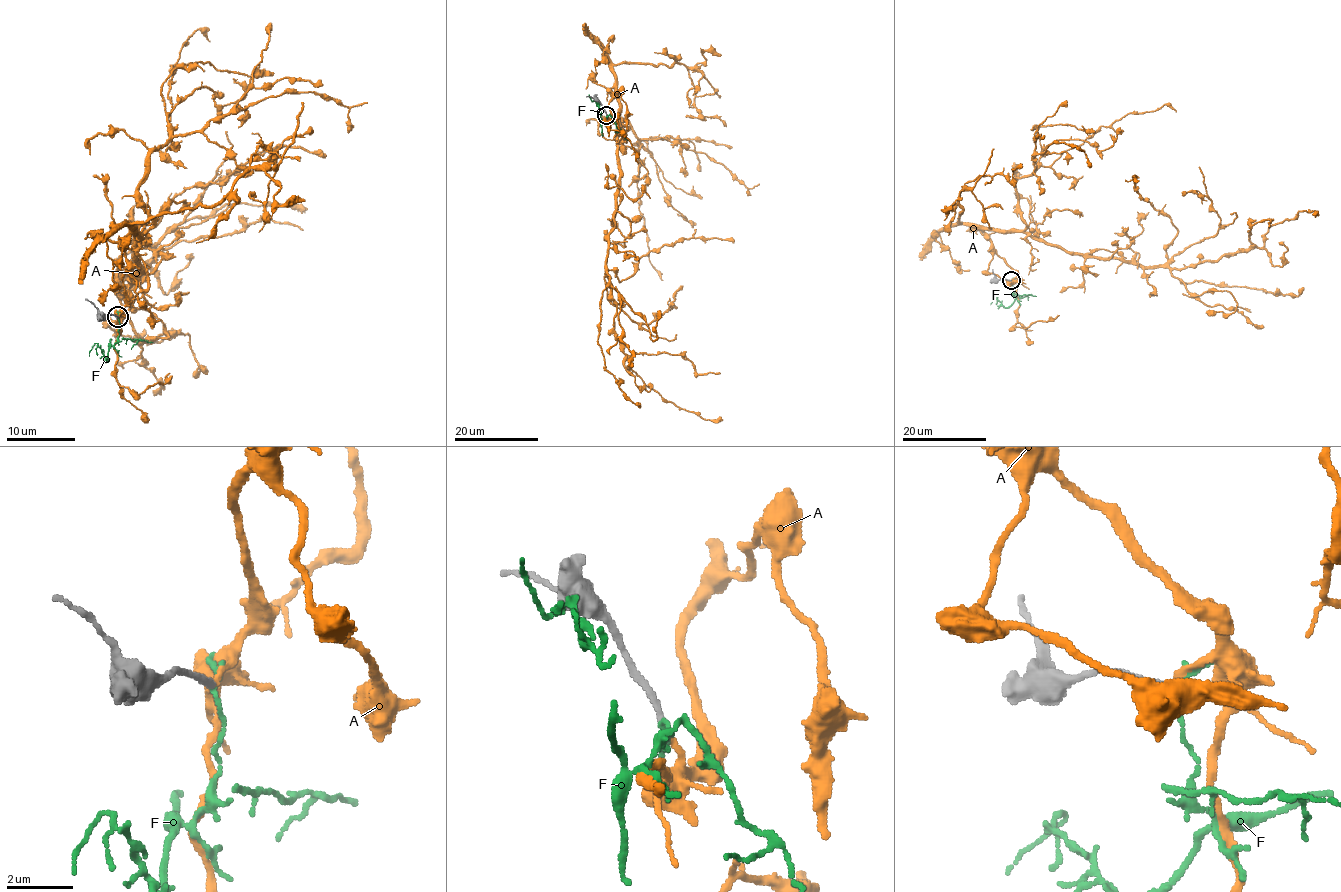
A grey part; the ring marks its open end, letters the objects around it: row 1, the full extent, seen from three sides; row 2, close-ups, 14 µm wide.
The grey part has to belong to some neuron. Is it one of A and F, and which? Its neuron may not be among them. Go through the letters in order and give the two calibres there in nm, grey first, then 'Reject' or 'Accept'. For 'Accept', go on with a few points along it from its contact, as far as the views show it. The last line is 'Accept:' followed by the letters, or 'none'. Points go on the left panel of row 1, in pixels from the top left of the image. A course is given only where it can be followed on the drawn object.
A: Thickness 180 nm (grey) against 190 nm. Accept. Its course: (117, 316), (131, 234), (139, 272), (125, 297), (170, 227), (226, 205), (307, 210)
F: Thickness 180 nm (grey) against 110 nm. Reject
Accept: A

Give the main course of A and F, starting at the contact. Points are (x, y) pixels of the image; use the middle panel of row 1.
A: (606, 115), (610, 121), (614, 88), (619, 174), (606, 274), (625, 366), (681, 408), (722, 419)
F: (606, 115), (603, 121), (601, 109), (589, 95)

